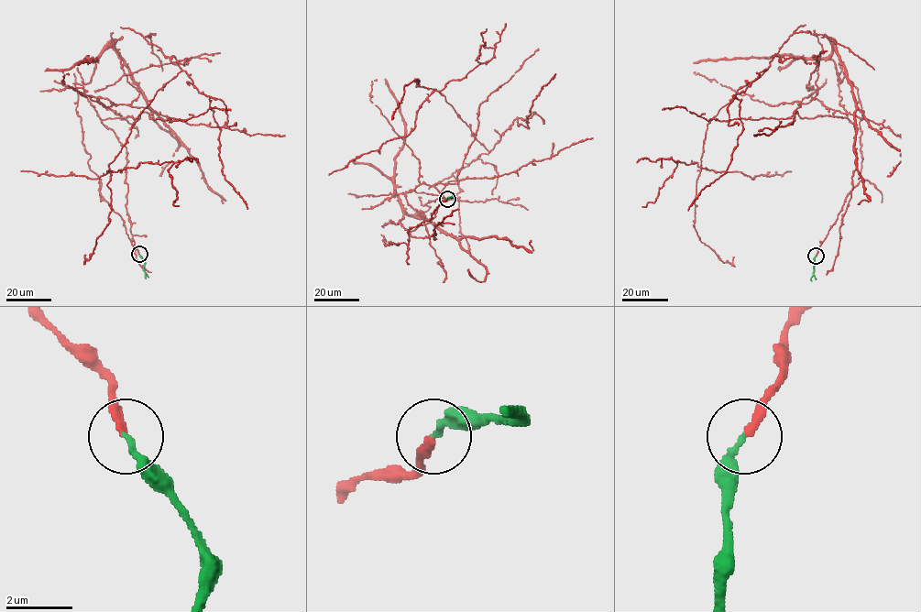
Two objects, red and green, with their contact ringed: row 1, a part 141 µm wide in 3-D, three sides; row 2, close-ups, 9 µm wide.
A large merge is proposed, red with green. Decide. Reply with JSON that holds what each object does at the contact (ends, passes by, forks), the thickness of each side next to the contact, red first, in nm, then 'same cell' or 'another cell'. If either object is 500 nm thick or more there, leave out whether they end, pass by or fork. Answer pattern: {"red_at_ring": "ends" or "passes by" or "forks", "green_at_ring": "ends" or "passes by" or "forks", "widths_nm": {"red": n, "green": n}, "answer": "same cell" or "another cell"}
{"red_at_ring": "ends", "green_at_ring": "ends", "widths_nm": {"red": 240, "green": 180}, "answer": "same cell"}

